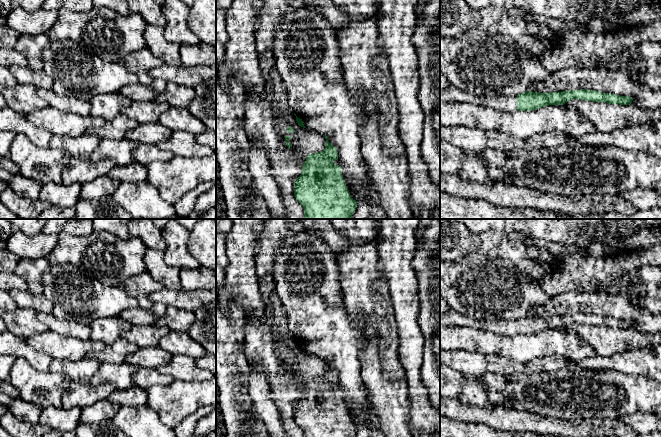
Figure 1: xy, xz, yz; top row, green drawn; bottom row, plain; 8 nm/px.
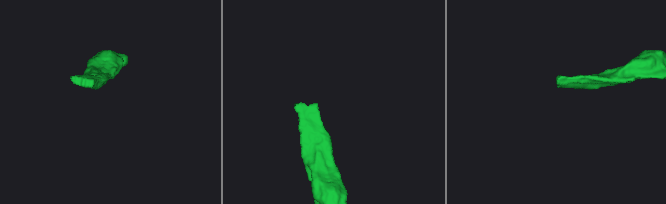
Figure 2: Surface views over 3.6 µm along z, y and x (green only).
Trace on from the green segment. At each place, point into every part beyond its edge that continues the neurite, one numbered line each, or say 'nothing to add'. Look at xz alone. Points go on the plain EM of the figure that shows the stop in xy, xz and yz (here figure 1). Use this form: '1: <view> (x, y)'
nothing to add

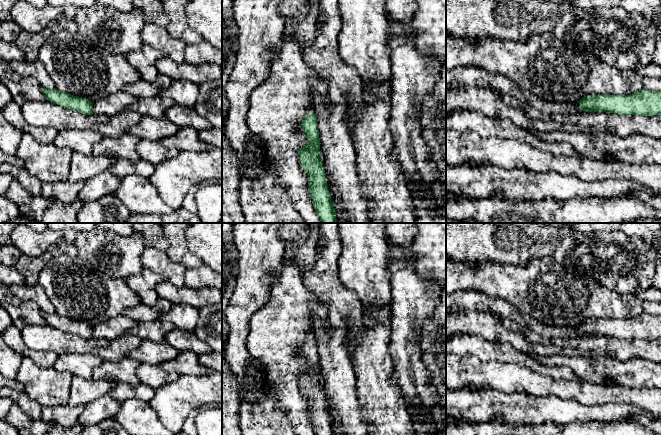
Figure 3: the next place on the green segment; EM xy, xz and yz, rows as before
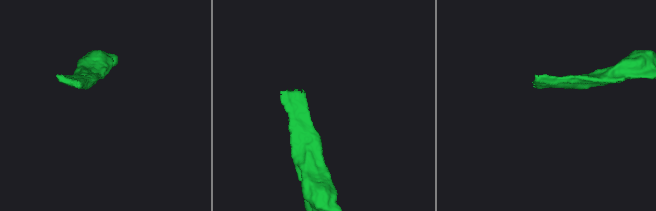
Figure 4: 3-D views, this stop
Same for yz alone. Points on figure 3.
nothing to add

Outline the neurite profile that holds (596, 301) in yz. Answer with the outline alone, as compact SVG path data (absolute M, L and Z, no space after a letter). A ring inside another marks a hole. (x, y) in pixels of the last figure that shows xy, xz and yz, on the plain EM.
M551 257L528 262L526 265L507 265L492 261L471 262L446 260L446 292L478 291L488 296L505 299L514 305L528 321L544 325L575 326L590 319L630 319L643 313L642 301L635 294L619 294L600 285L576 269L568 268Z

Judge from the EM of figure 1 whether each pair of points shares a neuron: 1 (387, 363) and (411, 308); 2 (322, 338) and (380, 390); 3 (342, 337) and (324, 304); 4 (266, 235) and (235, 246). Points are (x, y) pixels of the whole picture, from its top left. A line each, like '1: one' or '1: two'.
1: two
2: two
3: one
4: two

